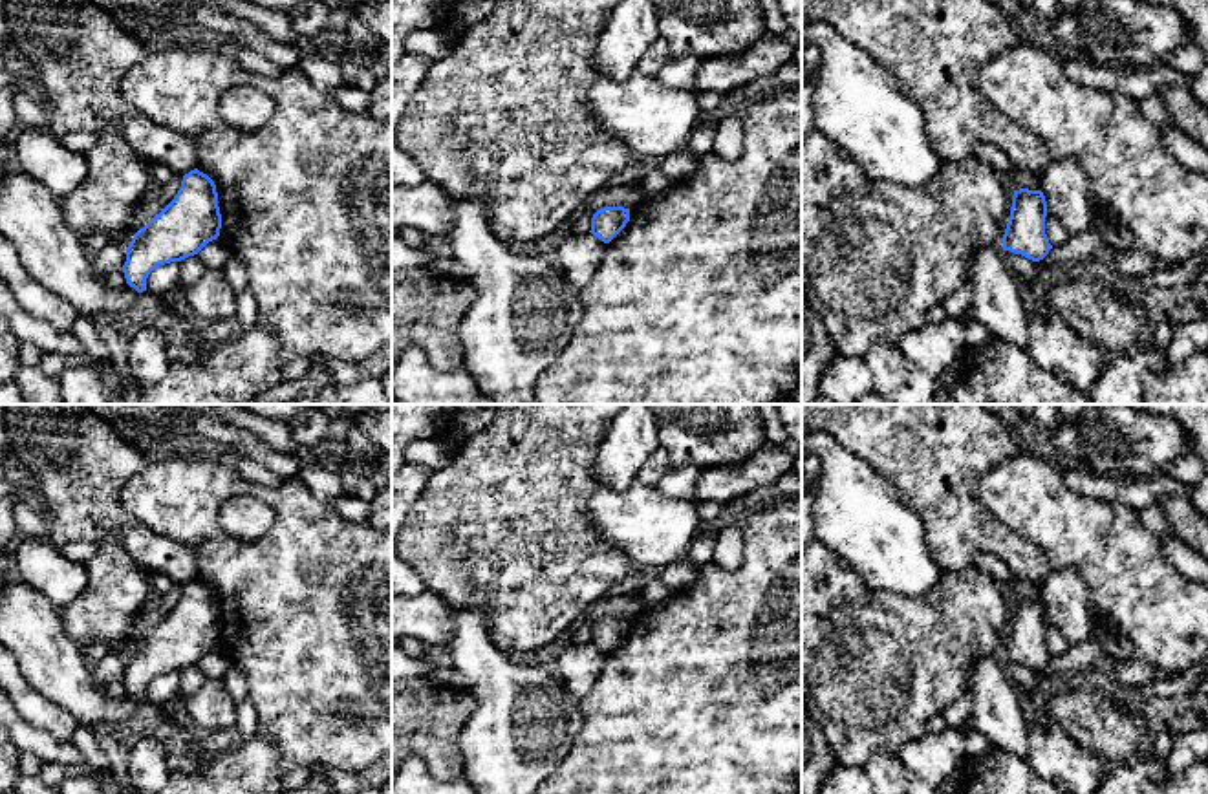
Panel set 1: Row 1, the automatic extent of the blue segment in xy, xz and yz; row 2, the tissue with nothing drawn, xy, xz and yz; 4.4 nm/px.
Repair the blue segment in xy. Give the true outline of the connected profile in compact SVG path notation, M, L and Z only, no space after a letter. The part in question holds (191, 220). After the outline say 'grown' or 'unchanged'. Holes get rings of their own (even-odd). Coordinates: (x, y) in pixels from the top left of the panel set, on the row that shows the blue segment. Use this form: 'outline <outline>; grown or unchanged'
outline M194 168L183 176L174 199L134 234L123 265L126 284L137 293L146 291L156 267L198 254L220 236L220 229L216 185Z; unchanged

